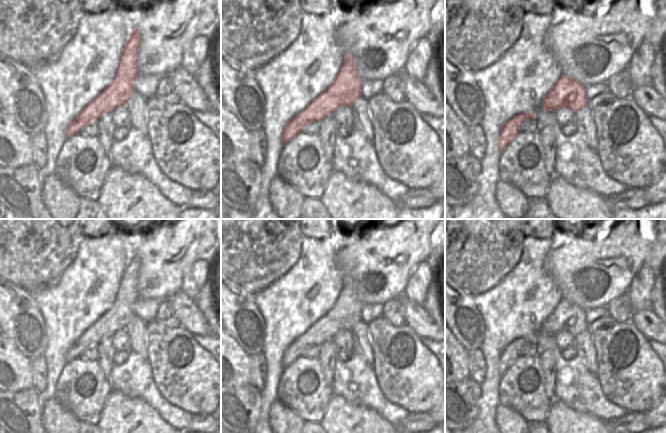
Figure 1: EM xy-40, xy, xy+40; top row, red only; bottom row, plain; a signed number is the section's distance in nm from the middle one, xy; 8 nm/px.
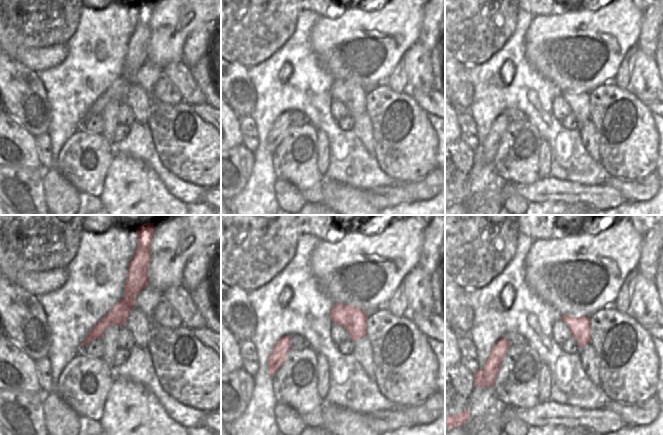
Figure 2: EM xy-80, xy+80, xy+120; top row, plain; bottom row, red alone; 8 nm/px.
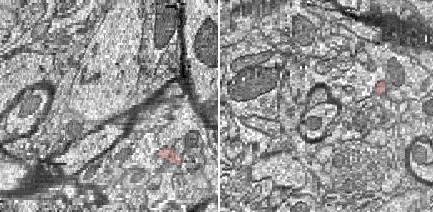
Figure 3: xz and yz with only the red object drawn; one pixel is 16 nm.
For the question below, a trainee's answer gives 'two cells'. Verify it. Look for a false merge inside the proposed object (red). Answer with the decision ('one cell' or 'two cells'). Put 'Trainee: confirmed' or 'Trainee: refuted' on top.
Trainee: refuted
one cell

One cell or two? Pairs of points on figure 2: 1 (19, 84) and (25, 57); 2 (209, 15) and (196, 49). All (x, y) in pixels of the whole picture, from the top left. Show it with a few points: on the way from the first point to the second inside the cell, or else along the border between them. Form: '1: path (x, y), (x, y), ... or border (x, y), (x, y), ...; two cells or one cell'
1: border (13, 57), (35, 71); two cells
2: border (210, 30), (195, 29), (184, 42); two cells

